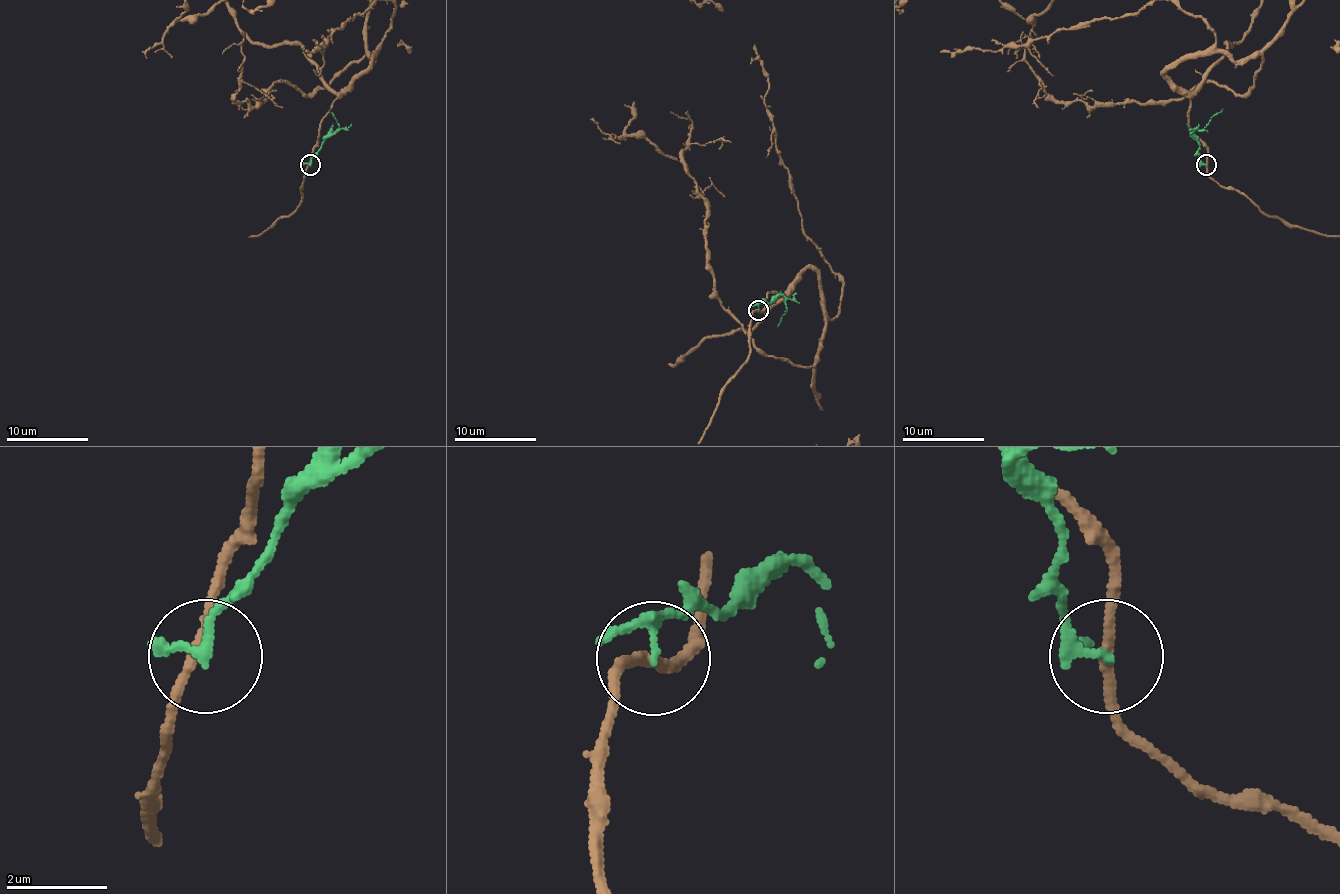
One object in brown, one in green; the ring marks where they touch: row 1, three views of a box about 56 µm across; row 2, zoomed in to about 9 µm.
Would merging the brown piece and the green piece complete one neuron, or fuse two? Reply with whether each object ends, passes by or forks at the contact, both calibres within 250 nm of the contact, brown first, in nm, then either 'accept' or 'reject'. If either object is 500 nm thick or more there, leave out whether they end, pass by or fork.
brown passes by | green passes by | 200/180 nm | reject

